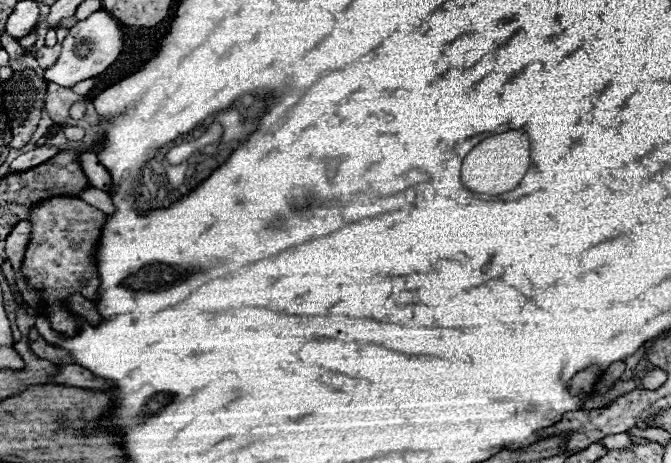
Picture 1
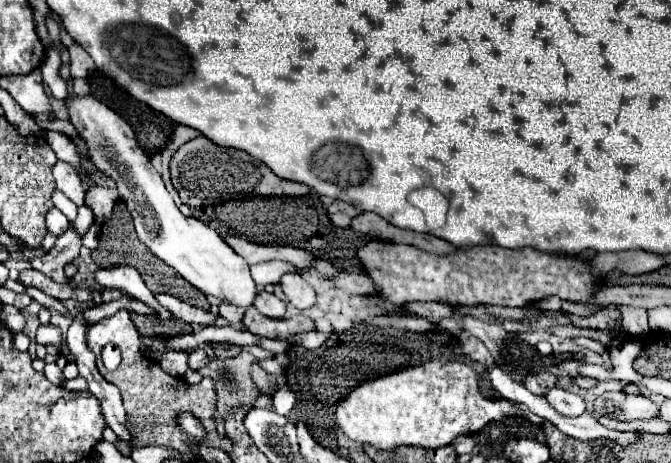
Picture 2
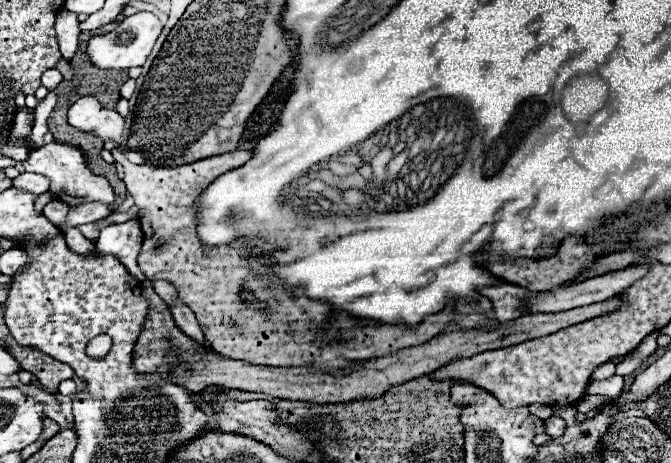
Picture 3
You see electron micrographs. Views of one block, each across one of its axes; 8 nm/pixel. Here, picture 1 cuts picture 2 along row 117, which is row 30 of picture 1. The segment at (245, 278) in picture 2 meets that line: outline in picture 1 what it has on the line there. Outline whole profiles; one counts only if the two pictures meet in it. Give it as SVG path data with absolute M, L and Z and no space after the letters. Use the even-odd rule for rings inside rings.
M98 10L90 18L70 28L66 40L62 42L62 52L58 60L44 70L44 78L48 82L56 82L64 88L70 88L82 80L102 74L120 56L120 52L122 52L122 30L118 28L116 18L112 18L106 10Z

